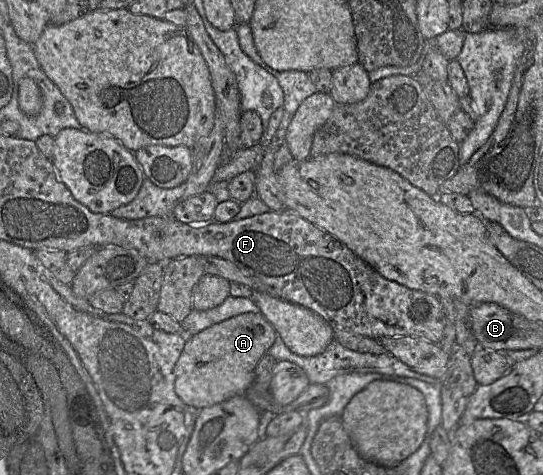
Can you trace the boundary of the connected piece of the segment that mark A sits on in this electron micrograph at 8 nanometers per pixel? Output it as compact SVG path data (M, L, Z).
M244 313L188 336L174 367L174 390L187 405L197 409L244 394L254 379L254 370L273 345L277 333L262 313Z

